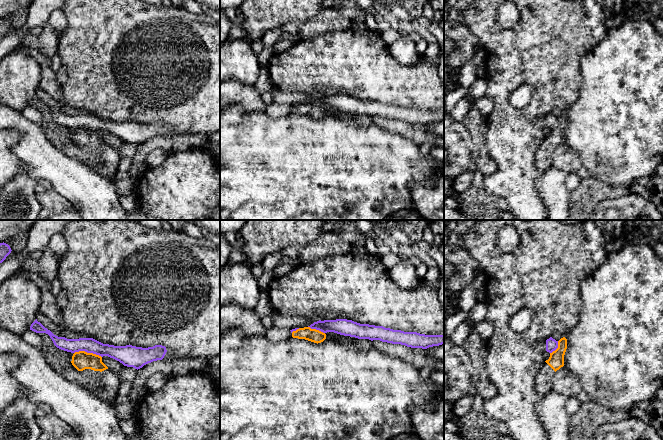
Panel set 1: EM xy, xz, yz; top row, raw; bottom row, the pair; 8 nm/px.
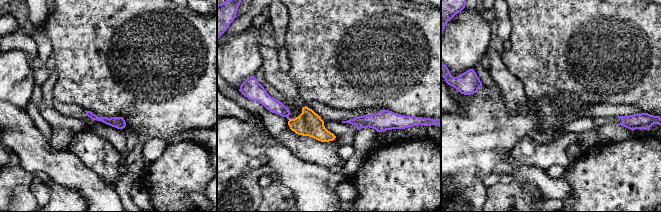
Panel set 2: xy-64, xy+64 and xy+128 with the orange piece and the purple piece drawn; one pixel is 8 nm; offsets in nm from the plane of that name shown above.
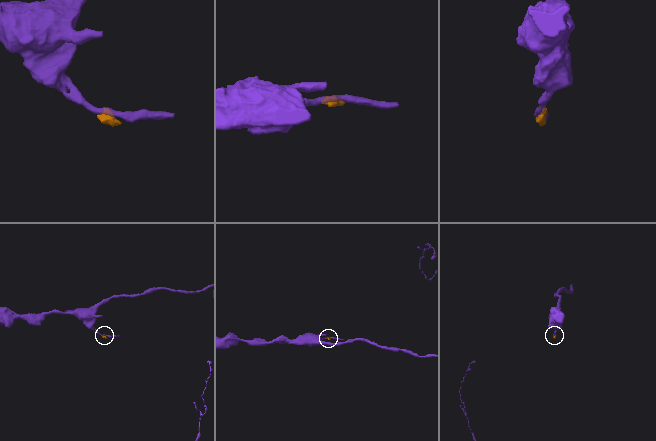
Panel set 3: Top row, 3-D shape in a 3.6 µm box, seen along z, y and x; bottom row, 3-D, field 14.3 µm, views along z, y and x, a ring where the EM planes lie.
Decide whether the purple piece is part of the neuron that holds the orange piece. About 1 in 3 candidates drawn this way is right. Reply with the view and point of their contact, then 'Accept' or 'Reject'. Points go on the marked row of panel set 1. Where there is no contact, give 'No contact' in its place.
Touches orange at xy (88, 353). Reject

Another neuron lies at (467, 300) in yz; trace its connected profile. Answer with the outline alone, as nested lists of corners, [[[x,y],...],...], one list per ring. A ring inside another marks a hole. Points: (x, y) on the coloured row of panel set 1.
[[[480,271],[472,283],[460,293],[459,308],[464,312],[470,312],[477,303],[476,293],[484,284],[485,274]]]

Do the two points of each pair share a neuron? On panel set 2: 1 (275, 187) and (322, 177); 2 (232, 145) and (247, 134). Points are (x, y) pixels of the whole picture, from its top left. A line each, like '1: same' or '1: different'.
1: different
2: same

